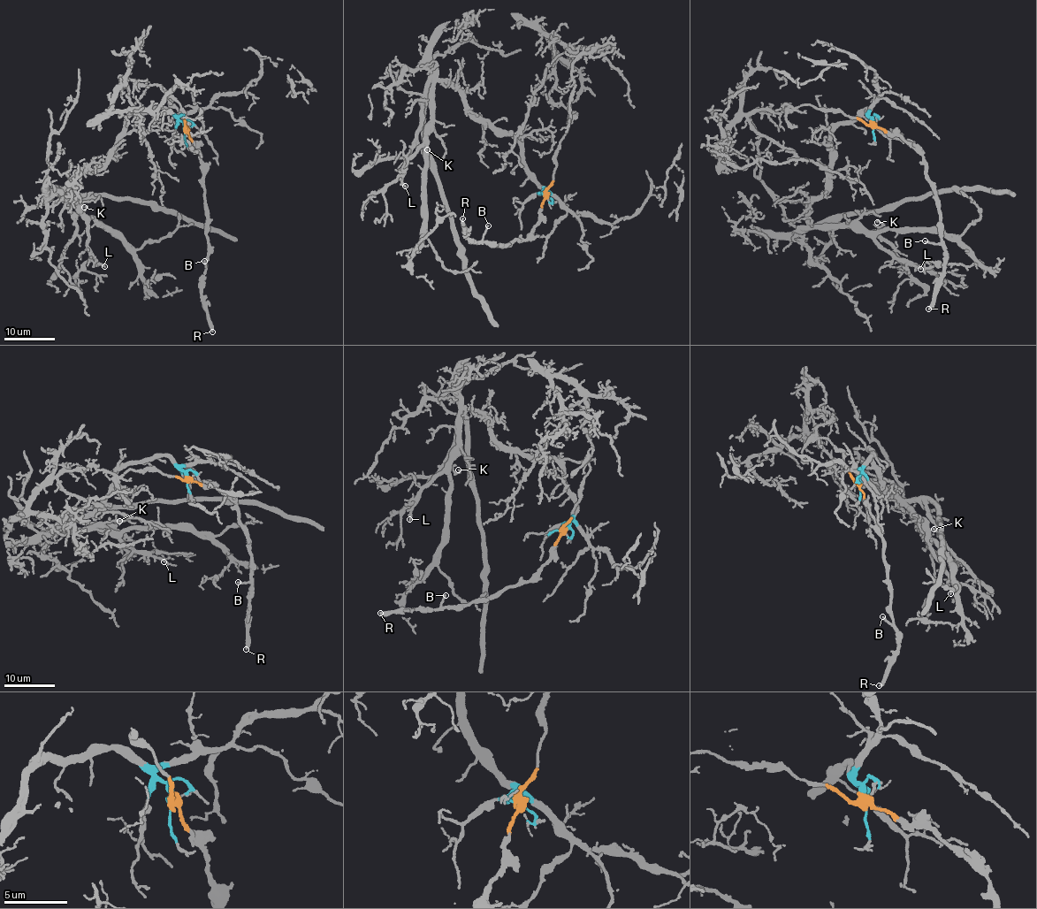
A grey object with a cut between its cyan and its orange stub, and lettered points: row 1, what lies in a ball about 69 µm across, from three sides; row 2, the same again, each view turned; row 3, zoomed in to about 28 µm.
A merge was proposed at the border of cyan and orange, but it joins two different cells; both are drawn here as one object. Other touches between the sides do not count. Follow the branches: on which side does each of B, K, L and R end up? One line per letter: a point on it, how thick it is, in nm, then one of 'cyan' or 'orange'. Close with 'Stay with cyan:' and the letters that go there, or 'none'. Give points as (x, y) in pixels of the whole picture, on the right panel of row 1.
B: place (925, 240); calibre 170 nm; orange
K: place (877, 222); calibre 120 nm; cyan
L: place (920, 269); calibre 150 nm; cyan
R: place (928, 309); calibre 240 nm; orange
Stay with cyan: K, L

